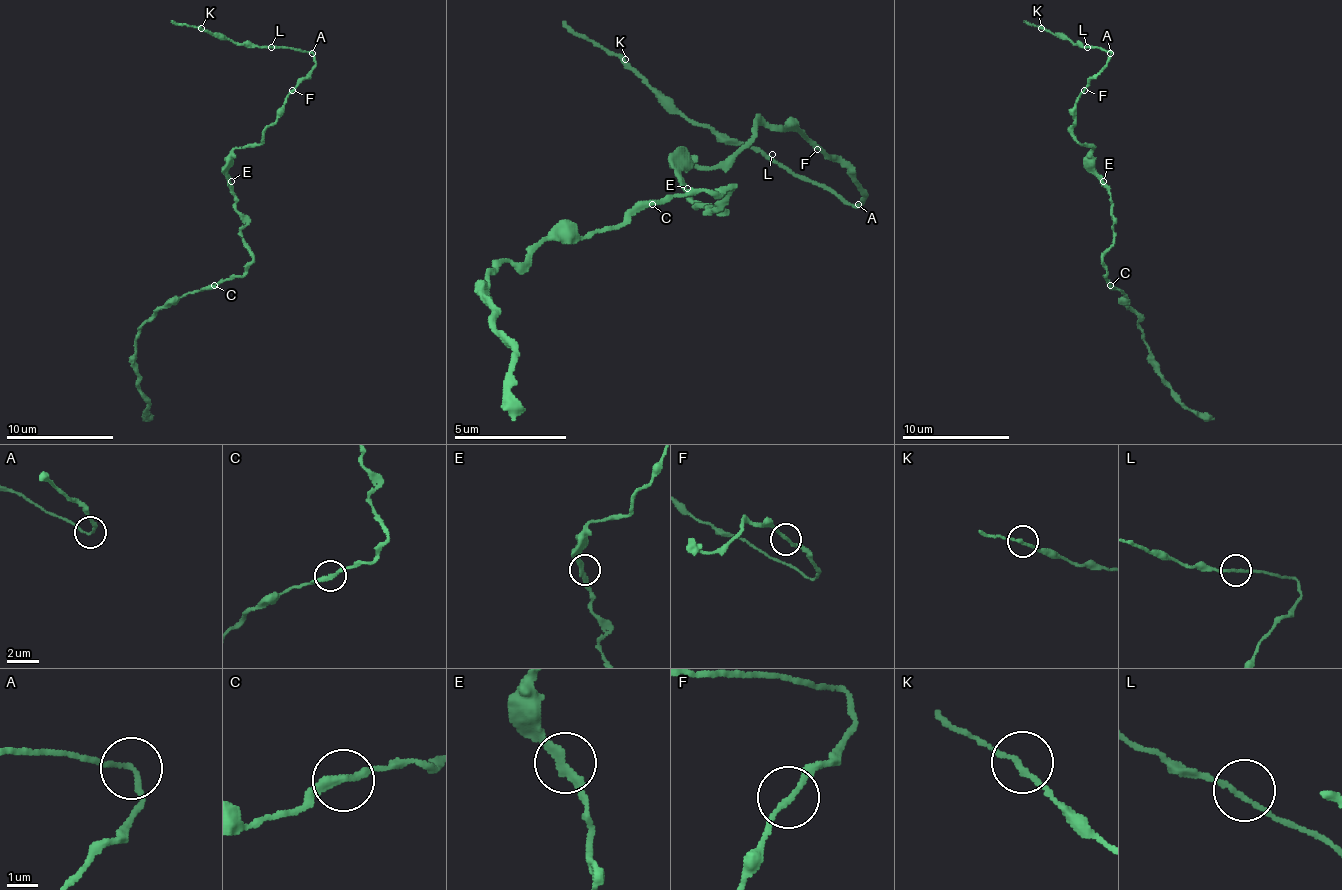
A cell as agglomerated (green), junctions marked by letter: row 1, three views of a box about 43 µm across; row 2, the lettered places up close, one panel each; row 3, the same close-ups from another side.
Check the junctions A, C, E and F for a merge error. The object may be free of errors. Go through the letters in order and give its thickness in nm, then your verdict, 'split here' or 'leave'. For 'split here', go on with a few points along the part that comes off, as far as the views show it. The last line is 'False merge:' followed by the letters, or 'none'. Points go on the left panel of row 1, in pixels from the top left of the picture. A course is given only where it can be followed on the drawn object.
A: 150 nm | split here | (311, 52), (233, 44), (171, 20)
C: 280 nm | leave
E: 260 nm | leave
F: 160 nm | leave
False merge: A

